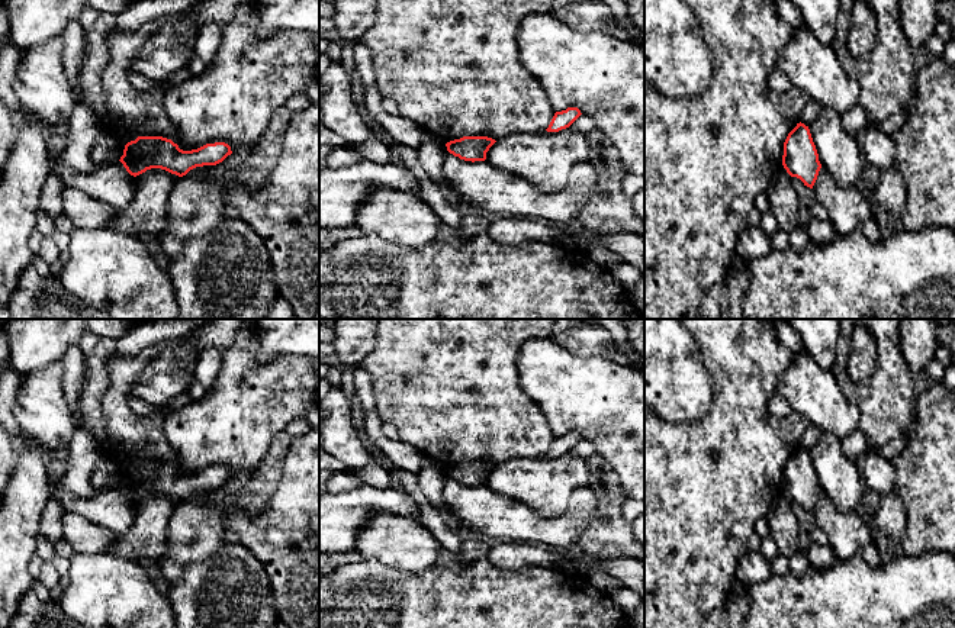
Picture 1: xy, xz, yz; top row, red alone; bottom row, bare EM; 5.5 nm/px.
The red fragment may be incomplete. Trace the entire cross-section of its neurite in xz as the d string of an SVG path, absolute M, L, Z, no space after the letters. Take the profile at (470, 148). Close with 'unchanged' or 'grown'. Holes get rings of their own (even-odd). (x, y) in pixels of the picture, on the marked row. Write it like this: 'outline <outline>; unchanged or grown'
outline M463 136L446 144L447 151L464 161L485 161L486 152L496 141L488 136Z; unchanged

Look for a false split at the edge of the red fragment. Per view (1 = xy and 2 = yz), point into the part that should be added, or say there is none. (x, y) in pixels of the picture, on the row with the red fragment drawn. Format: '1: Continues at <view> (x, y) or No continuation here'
1: No continuation here
2: No continuation here

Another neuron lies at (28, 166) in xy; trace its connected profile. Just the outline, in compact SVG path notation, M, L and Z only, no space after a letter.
M36 123L20 126L0 173L0 306L9 306L20 274L33 264L29 238L51 174L48 142Z

